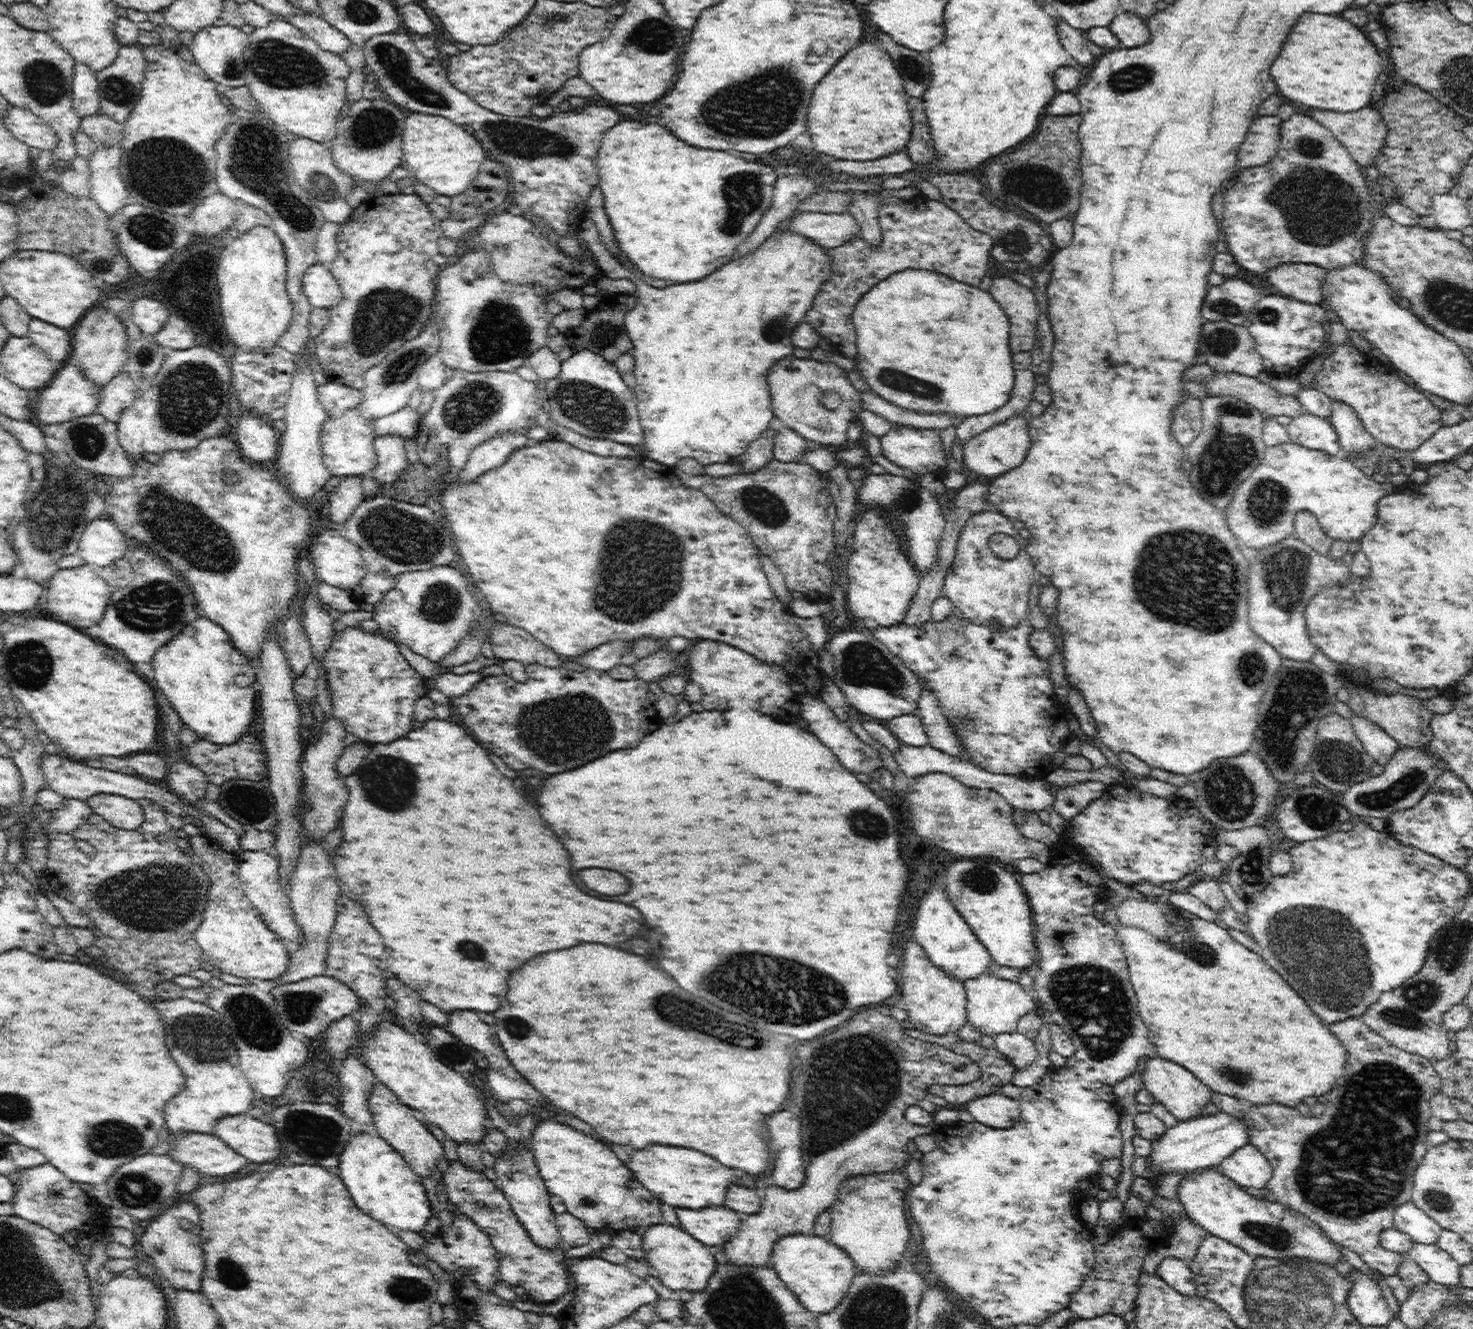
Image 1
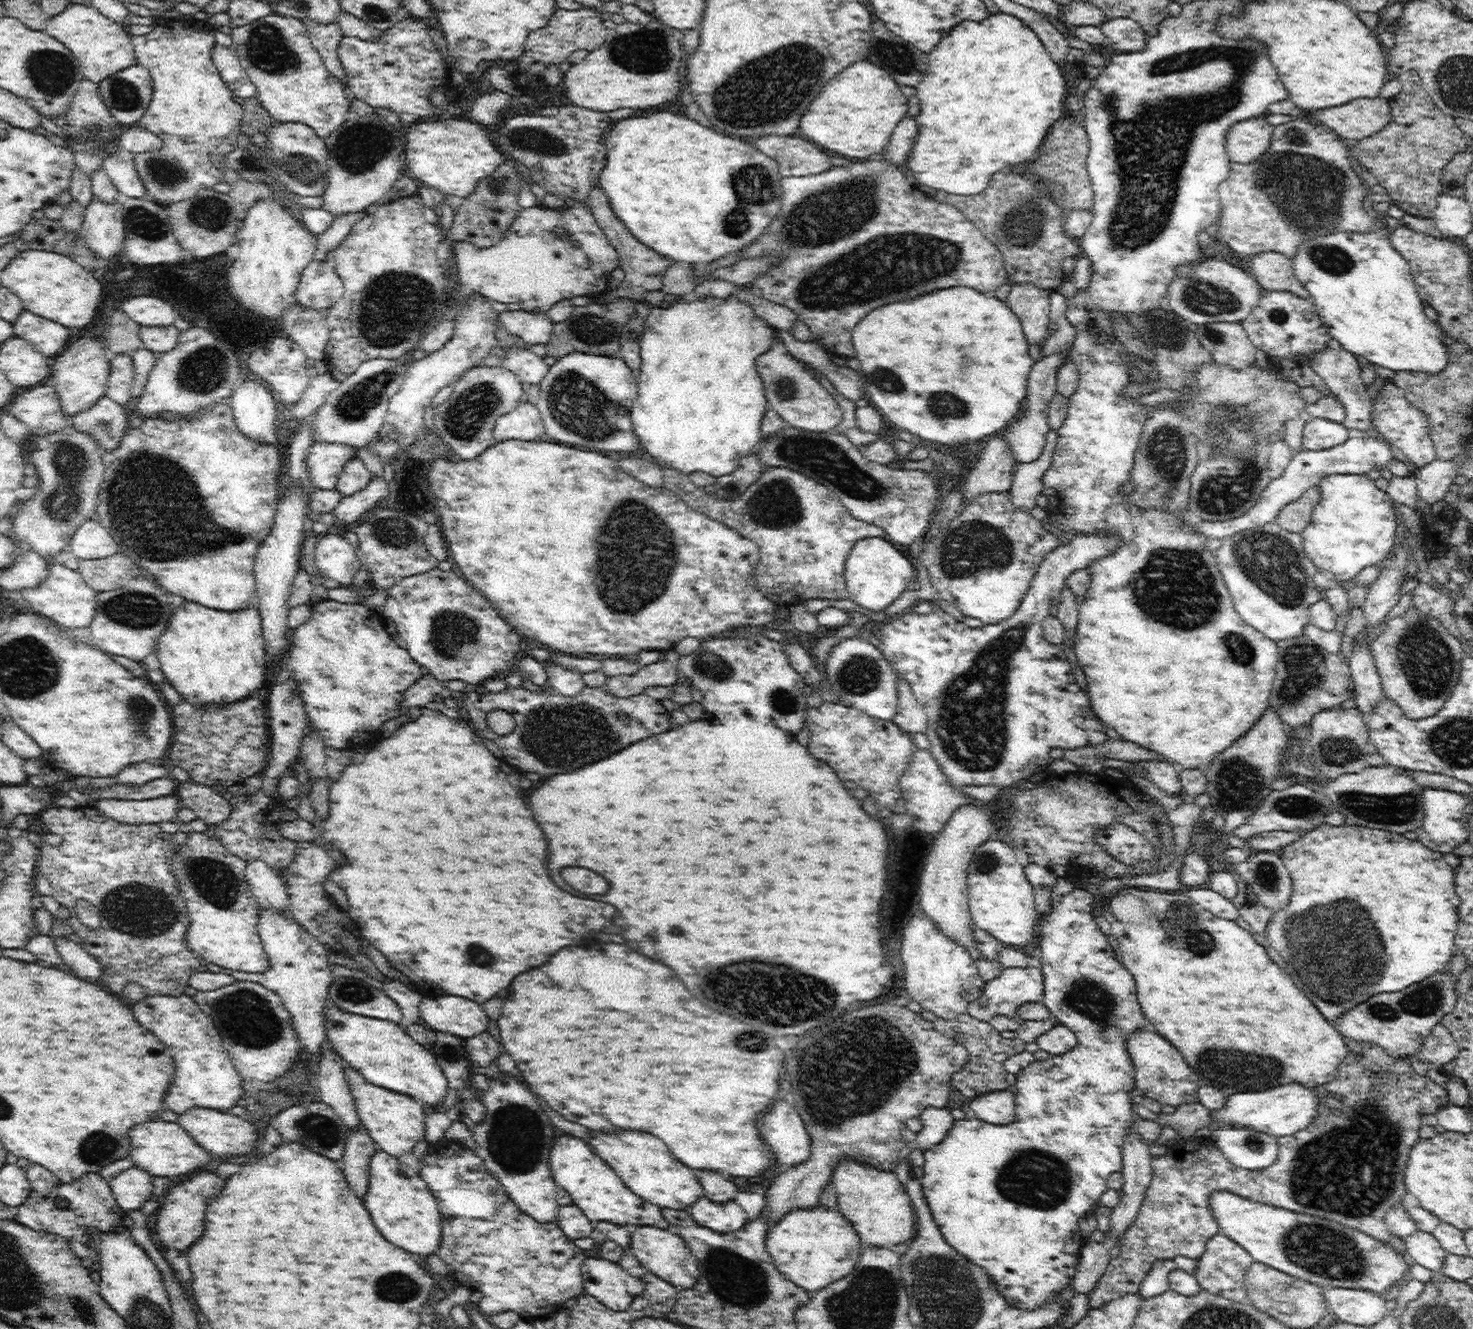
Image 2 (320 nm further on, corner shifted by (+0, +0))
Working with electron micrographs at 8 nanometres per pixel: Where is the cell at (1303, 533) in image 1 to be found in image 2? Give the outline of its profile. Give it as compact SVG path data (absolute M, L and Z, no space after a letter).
M1318 485L1309 488L1294 502L1284 505L1274 522L1288 532L1301 533L1312 520L1314 507L1321 499Z

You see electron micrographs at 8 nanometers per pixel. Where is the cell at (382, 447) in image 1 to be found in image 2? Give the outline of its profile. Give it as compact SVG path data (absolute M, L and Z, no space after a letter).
M374 477L361 491L350 496L340 497L339 503L332 513L336 515L340 523L356 522L363 515L369 515L376 509L376 502L386 496L388 496L386 480Z

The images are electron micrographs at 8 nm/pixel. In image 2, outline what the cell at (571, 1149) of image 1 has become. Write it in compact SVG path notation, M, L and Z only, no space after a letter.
M572 1136L558 1138L556 1144L552 1146L549 1160L556 1185L568 1190L574 1204L580 1206L584 1210L583 1214L586 1214L590 1221L594 1220L594 1224L602 1220L602 1222L628 1226L628 1228L638 1224L668 1228L668 1222L662 1218L662 1208L650 1202L644 1202L636 1194L632 1194L624 1186L624 1182L614 1174L614 1170L606 1162L602 1162L602 1158L598 1158L584 1140L572 1138Z

